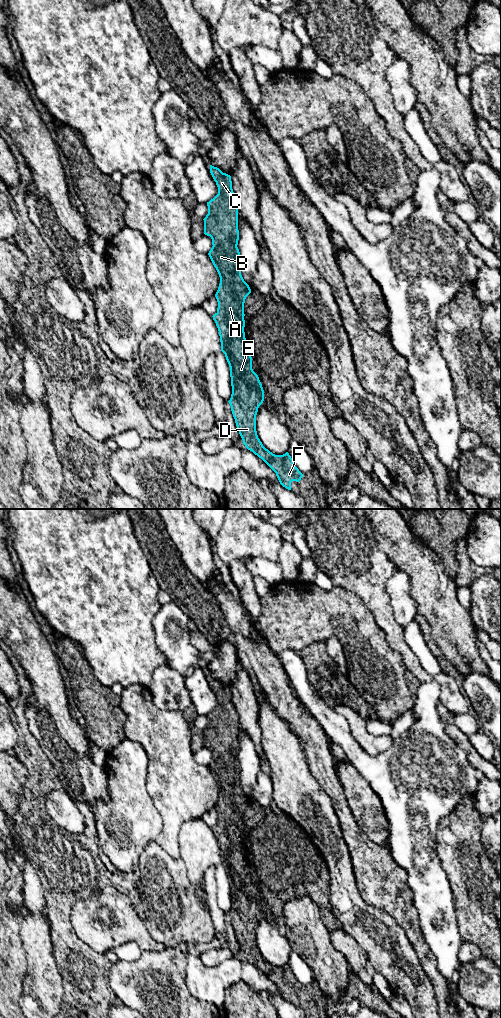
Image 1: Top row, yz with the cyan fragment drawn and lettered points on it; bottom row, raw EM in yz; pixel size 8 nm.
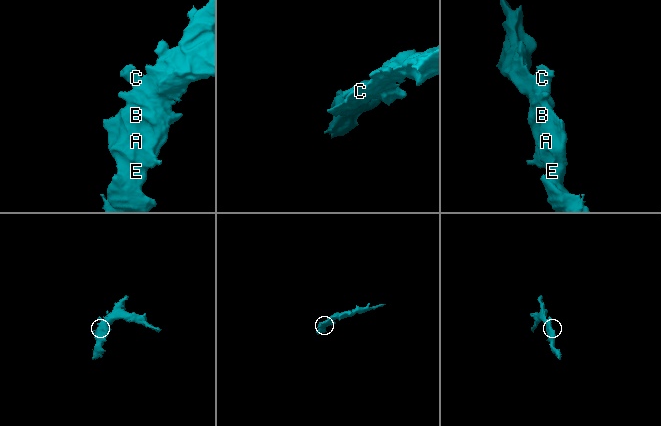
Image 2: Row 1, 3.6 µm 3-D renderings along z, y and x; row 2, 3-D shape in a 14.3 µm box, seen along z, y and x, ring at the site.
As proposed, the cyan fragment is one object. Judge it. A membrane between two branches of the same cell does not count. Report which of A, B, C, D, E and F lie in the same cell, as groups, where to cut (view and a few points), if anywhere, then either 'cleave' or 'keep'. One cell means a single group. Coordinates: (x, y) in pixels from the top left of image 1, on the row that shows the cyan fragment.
groups A B C D E F; cut none; keep

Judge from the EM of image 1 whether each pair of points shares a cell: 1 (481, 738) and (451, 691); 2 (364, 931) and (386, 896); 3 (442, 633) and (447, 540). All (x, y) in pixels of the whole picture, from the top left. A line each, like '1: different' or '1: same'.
1: same
2: different
3: different

